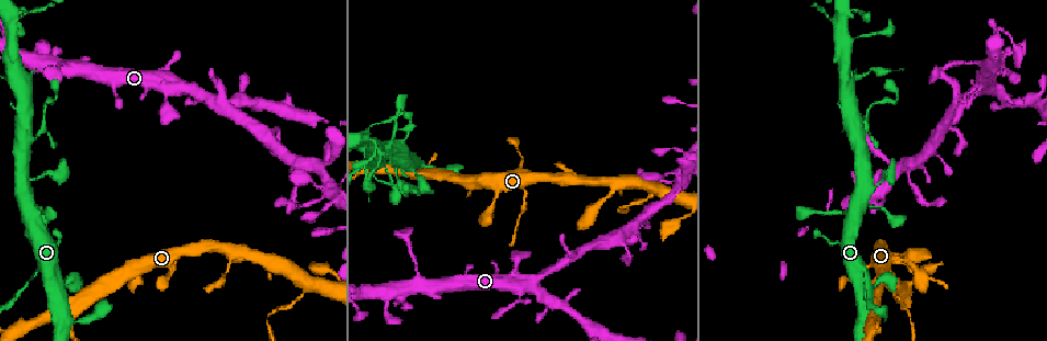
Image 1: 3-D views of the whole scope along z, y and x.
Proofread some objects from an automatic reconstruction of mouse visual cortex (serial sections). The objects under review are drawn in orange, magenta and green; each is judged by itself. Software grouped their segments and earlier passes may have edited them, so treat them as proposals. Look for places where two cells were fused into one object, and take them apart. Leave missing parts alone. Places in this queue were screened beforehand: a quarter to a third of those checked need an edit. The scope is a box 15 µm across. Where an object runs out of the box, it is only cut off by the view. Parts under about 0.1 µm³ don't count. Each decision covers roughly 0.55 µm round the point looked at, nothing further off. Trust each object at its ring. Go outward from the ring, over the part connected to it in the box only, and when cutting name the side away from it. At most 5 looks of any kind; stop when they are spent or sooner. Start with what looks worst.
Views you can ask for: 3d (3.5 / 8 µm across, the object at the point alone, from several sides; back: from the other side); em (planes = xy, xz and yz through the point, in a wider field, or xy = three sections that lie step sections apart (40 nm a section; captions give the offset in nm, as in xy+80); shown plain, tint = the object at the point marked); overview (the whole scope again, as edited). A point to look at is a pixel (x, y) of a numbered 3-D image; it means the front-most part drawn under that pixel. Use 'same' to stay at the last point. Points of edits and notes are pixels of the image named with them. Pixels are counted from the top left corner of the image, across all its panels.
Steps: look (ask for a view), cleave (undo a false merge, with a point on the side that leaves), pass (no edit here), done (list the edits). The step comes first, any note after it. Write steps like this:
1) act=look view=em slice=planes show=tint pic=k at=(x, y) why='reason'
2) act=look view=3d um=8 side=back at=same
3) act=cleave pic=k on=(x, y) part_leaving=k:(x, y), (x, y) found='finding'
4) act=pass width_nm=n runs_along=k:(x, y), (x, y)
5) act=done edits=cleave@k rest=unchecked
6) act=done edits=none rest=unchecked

act=look view=3d um=3.5 pic=1 at=(30, 278) why='a narrow waist'

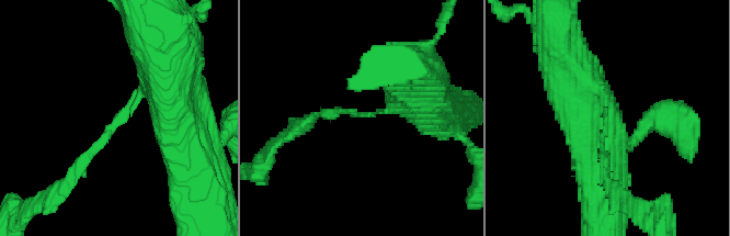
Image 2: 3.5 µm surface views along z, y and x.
act=look view=em slice=xy step=2 show=tint pic=2 at=(605, 121) arm_widths_nm=150,600 why='now the EM'

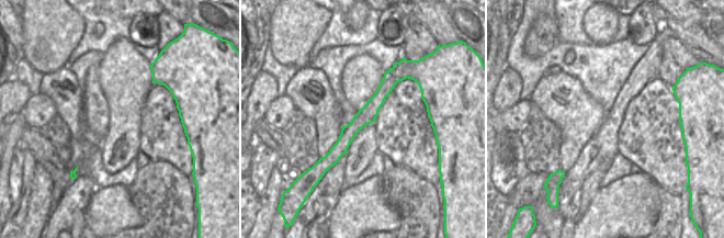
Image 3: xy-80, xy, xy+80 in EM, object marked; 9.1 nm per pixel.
act=pass width_nm=170 runs_along=3:(397, 74), (348, 133), (328, 165) found='all the same cell'

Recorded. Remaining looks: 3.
act=look view=3d um=3.5 pic=1 at=(389, 144)

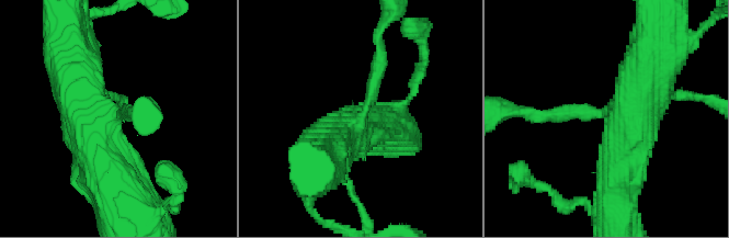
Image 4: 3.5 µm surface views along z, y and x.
act=look view=em slice=xy step=5 show=tint pic=4 at=(356, 125) why='need the tissue'

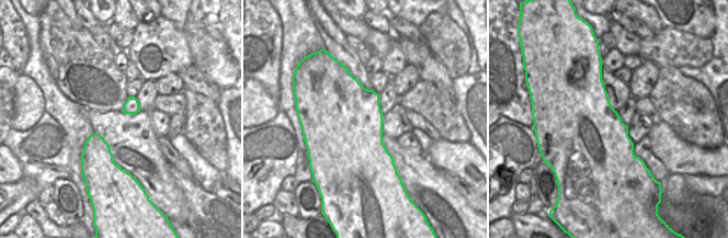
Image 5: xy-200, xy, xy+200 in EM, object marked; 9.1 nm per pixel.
act=pass runs_along=4:(619, 170), (641, 76), (661, 43) found='continuous, no second cell'

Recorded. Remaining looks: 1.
act=done edits=none rest=unchecked

